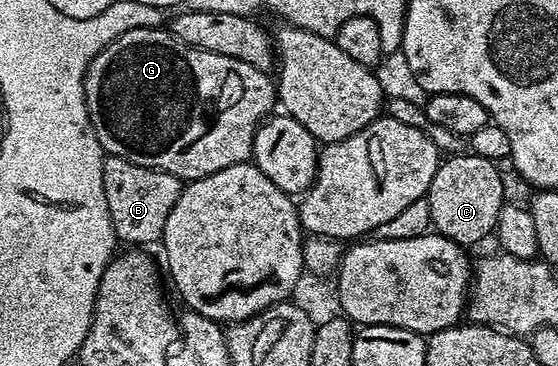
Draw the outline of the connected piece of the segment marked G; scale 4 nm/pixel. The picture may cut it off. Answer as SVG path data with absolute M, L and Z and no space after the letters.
M135 28L134 30L123 32L123 36L112 39L108 46L101 47L99 53L93 55L91 64L85 73L85 103L87 104L89 119L93 125L93 131L99 140L102 151L106 155L114 154L119 156L131 164L162 170L182 180L211 176L211 172L219 172L223 168L231 168L231 164L250 161L253 157L253 141L255 140L257 127L274 113L278 102L274 79L266 71L255 68L238 58L219 56L215 52L207 52L194 46L188 46L186 42L180 42L172 32L165 28L156 30Z

